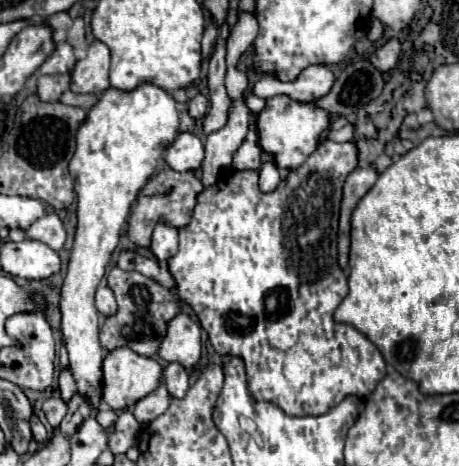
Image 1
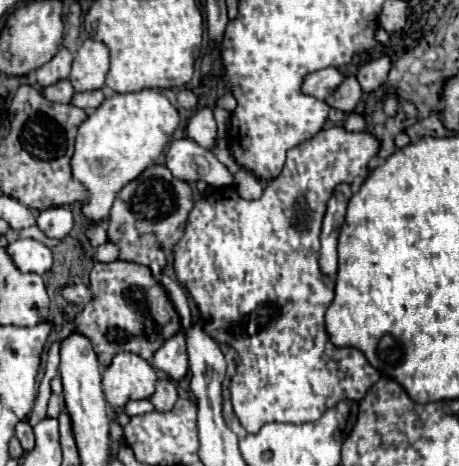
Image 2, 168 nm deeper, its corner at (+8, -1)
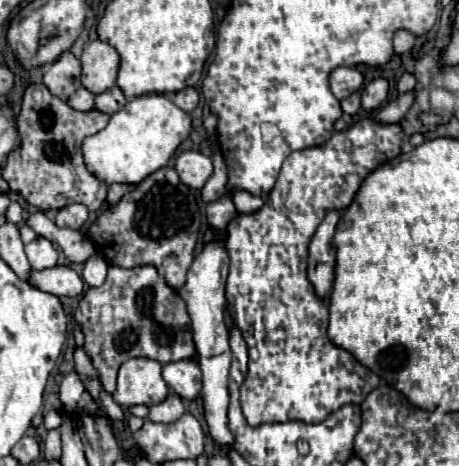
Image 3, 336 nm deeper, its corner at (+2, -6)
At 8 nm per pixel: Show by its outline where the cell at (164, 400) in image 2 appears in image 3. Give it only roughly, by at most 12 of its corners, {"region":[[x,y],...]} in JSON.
{"region":[[178,395],[148,407],[152,423],[174,423],[184,413]]}

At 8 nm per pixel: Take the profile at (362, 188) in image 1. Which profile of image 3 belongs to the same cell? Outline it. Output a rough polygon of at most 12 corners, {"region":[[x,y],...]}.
{"region":[[326,213],[308,247],[308,281],[320,301],[332,289],[334,249],[340,219]]}

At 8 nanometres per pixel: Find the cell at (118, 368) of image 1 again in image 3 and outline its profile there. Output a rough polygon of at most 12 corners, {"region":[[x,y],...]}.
{"region":[[128,359],[114,401],[154,405],[168,397],[162,365]]}

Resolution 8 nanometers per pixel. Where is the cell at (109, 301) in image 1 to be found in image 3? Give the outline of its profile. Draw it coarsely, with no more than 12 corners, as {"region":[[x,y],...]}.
{"region":[[72,267],[30,269],[30,283],[58,297],[84,289]]}

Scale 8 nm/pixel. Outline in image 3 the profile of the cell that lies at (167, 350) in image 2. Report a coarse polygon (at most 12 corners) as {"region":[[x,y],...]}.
{"region":[[198,363],[164,365],[162,377],[182,399],[194,401],[202,389]]}

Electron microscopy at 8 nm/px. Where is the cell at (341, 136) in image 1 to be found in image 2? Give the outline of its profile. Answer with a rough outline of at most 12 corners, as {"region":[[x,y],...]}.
{"region":[[350,114],[344,120],[344,130],[362,132],[364,120],[358,114]]}

